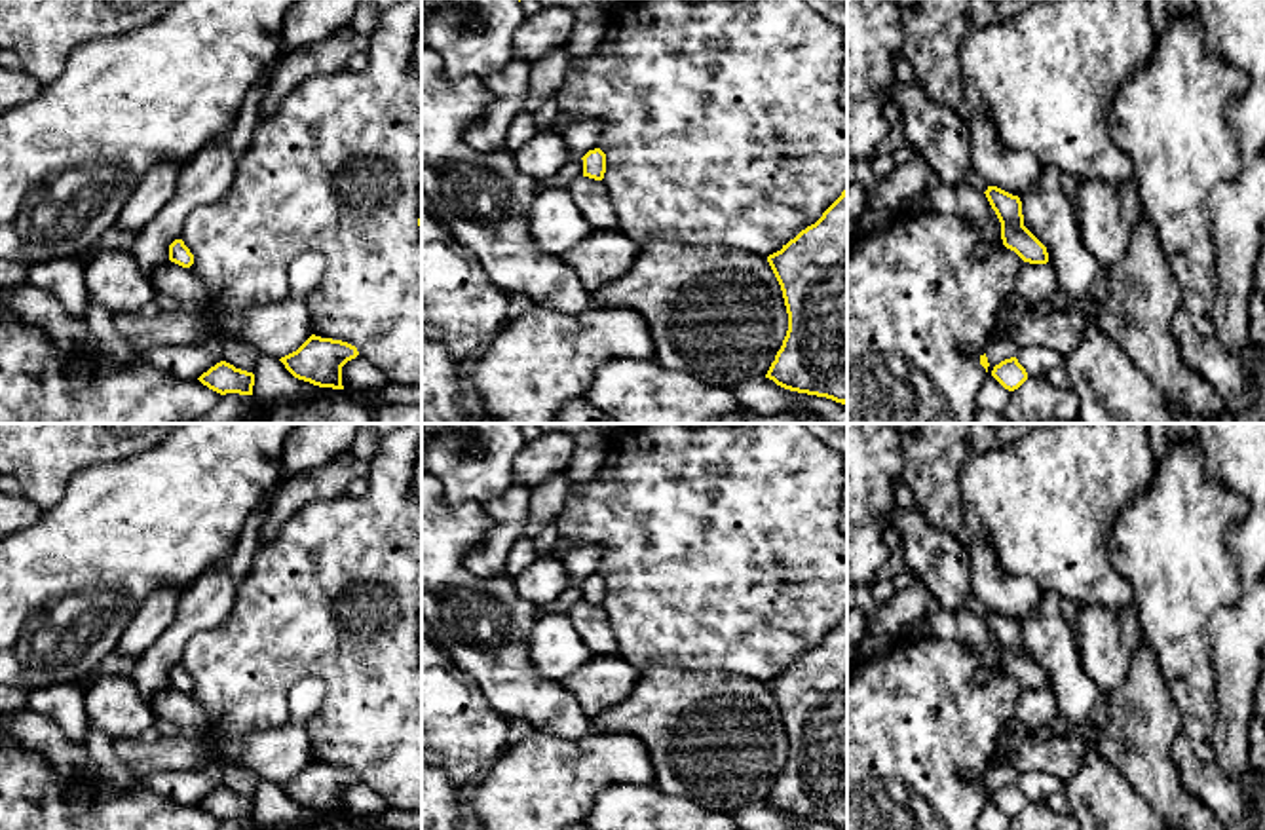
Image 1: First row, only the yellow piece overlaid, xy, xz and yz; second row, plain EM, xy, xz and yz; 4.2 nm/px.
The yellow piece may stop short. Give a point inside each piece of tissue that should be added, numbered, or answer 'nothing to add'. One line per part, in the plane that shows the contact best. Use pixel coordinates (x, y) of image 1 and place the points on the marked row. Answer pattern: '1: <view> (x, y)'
nothing to add

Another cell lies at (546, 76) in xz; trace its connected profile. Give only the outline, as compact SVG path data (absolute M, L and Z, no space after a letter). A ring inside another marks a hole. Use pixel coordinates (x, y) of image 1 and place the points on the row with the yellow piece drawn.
M564 46L530 65L530 87L520 108L522 112L532 114L549 95L557 93L566 78L570 59L568 46Z

